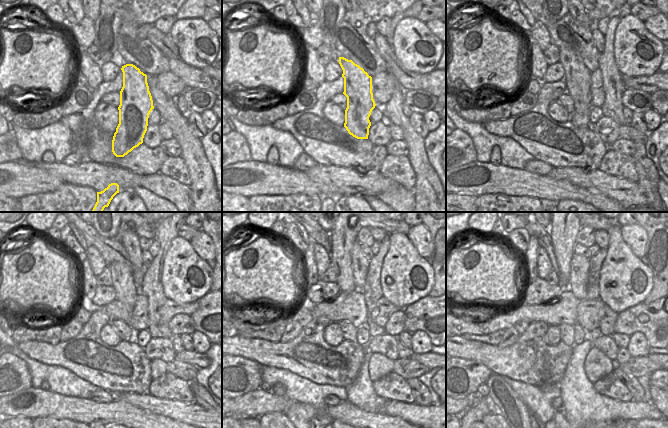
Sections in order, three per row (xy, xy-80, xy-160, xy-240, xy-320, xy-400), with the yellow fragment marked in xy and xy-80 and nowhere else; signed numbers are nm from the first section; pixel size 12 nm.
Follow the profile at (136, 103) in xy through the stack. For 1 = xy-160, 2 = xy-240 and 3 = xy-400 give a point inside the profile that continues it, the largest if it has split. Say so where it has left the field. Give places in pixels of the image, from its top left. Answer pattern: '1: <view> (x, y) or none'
1: xy-160 (577, 78)
2: xy-240 (122, 280)
3: xy-400 (563, 232)

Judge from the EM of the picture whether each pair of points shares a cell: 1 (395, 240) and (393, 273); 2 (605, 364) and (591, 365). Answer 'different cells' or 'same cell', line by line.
1: same cell
2: same cell

